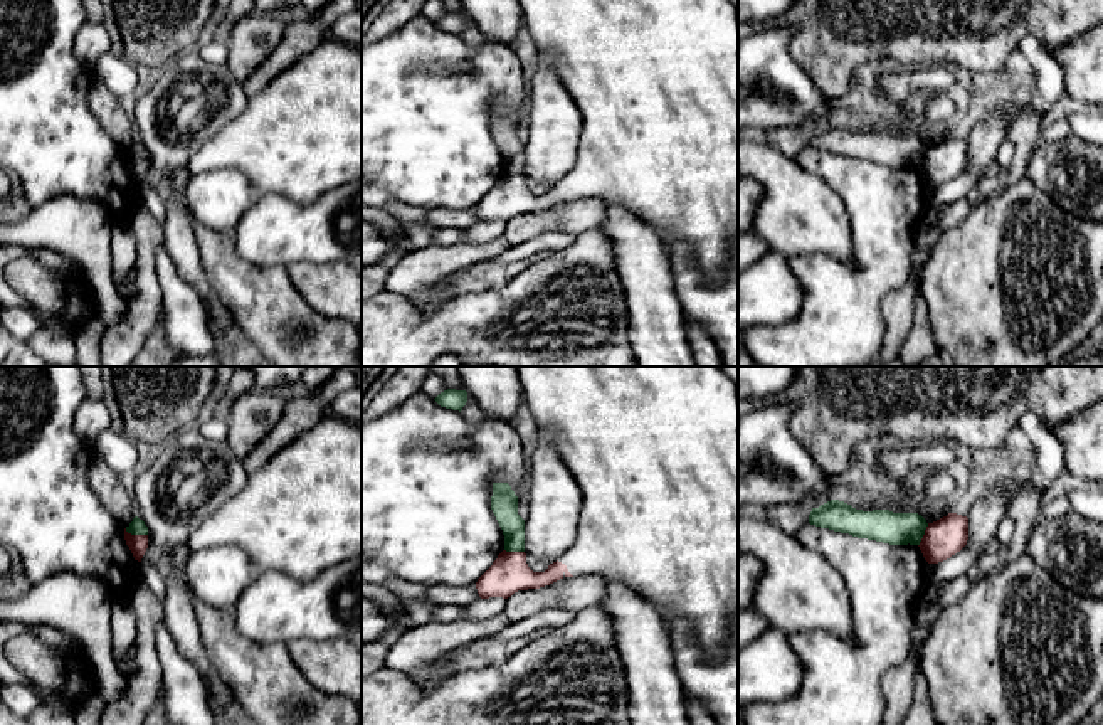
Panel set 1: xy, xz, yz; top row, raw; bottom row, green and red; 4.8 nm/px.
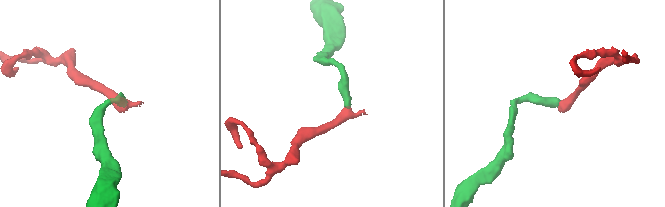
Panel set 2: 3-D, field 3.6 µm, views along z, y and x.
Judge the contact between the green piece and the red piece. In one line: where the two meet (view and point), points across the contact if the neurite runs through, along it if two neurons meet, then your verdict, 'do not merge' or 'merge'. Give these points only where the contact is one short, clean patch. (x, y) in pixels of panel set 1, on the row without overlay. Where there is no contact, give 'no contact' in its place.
meets green in xy at (137, 157); border along xy (125, 152), (135, 158), (147, 158); do not merge

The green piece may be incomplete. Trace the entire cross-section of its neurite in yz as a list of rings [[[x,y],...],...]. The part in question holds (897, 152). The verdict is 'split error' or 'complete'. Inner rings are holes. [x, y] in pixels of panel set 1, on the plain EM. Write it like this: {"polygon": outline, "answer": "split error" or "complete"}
{"polygon": [[[839,123],[812,131],[809,146],[889,168],[920,168],[928,150],[918,136],[863,135]]], "answer": "complete"}

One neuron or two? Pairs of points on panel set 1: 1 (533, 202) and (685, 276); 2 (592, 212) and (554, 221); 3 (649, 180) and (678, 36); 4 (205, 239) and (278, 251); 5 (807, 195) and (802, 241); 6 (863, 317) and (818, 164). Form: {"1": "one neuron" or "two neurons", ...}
{"1": "two neurons", "2": "one neuron", "3": "one neuron", "4": "two neurons", "5": "one neuron", "6": "one neuron"}

